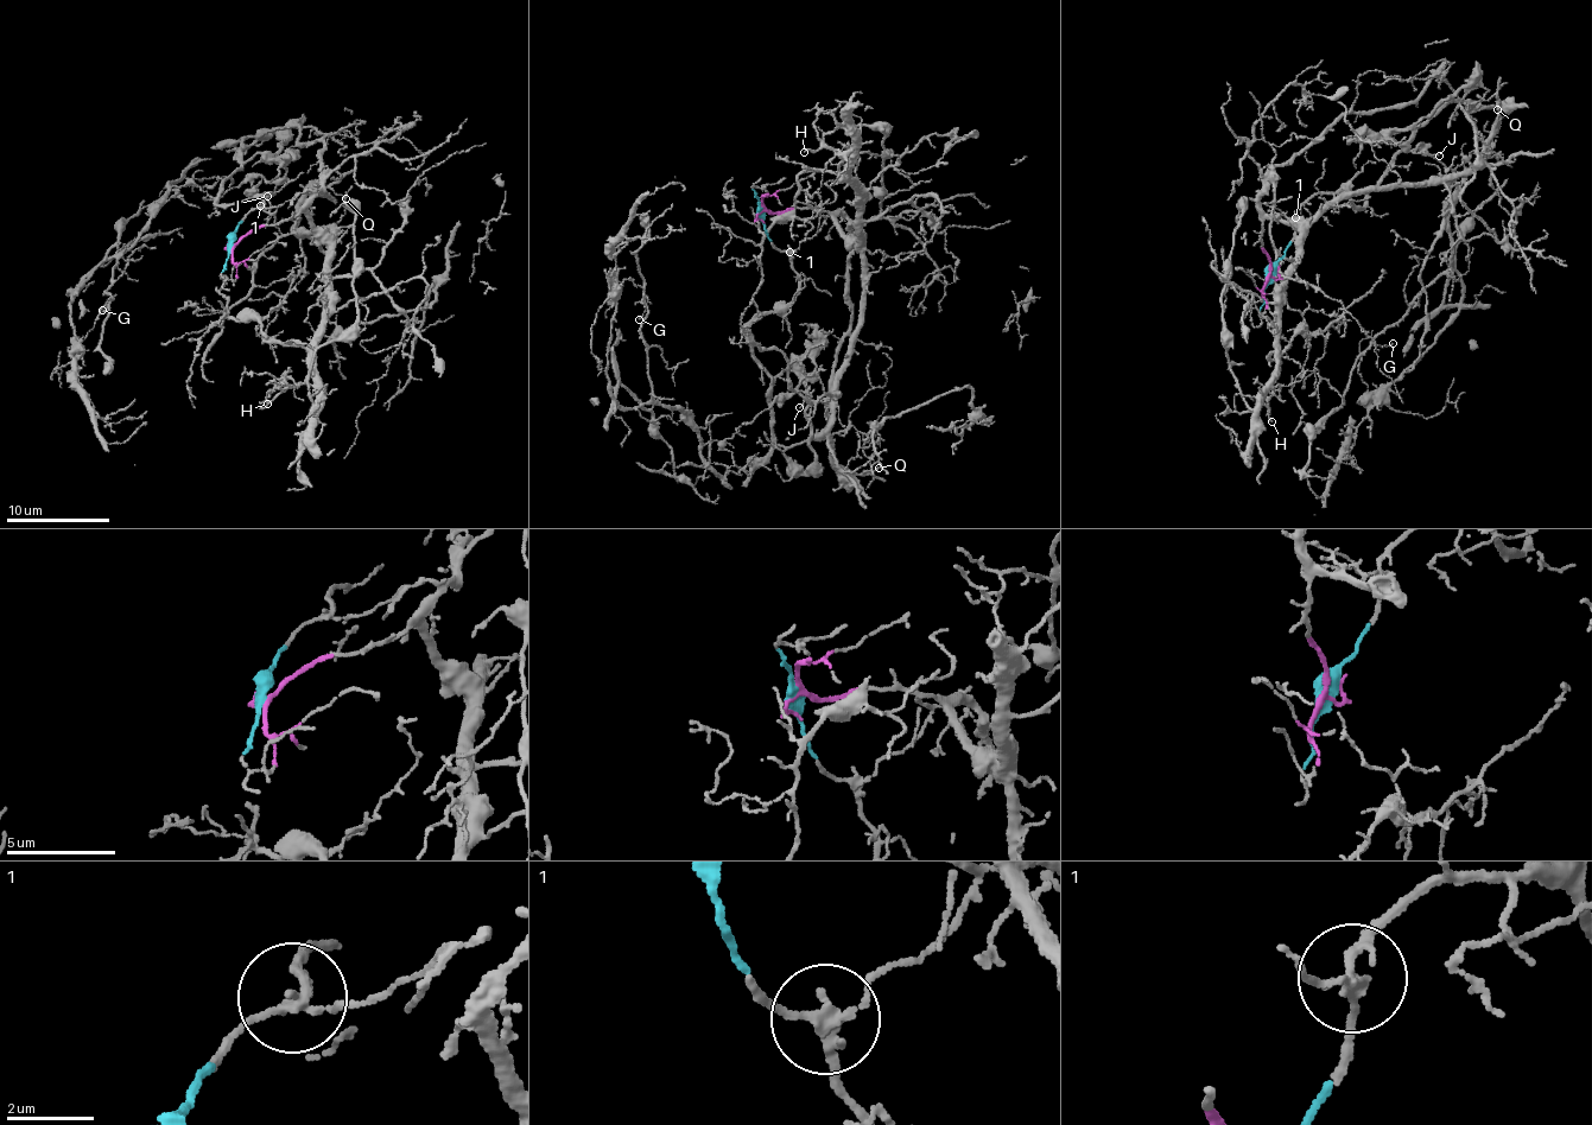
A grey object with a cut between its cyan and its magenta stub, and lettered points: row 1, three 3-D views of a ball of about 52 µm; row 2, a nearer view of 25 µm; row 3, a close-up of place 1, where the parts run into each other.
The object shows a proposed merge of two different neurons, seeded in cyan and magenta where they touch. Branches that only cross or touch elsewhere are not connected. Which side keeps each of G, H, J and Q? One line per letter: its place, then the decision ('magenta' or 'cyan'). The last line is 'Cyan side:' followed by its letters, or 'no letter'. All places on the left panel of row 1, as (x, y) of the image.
G: at (102, 310); cyan
H: at (267, 404); magenta
J: at (267, 196); cyan
Q: at (346, 198); magenta
Cyan side: G, J

